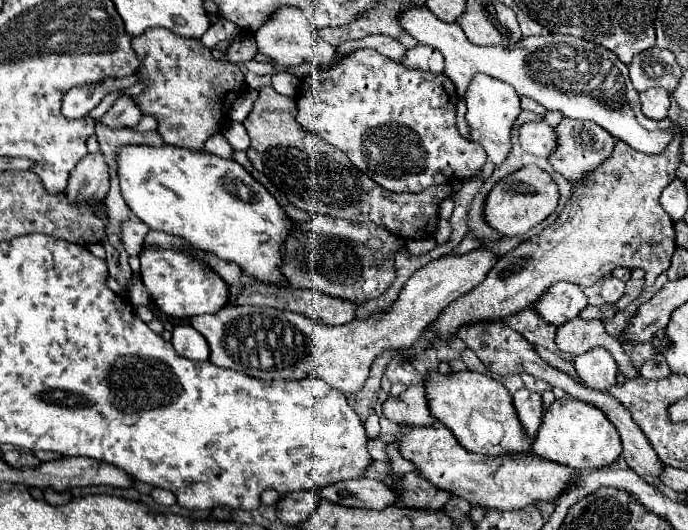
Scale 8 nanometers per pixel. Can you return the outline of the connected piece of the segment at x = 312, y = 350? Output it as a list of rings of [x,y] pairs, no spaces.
[[[487,248],[433,260],[407,280],[407,286],[403,286],[389,308],[361,320],[355,318],[345,326],[327,326],[291,310],[231,304],[217,314],[191,318],[191,326],[207,340],[211,350],[209,360],[215,366],[231,368],[259,380],[305,380],[315,376],[343,394],[353,394],[363,388],[377,356],[387,350],[399,352],[411,348],[447,304],[485,280],[495,260],[497,256]]]

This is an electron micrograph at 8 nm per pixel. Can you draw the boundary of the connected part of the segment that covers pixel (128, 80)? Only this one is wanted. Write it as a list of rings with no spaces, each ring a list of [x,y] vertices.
[[[132,75],[125,78],[105,78],[99,84],[73,88],[71,92],[67,92],[67,96],[61,104],[61,112],[65,118],[71,118],[71,120],[85,118],[93,108],[97,108],[97,104],[103,100],[105,94],[109,94],[113,90],[128,88],[139,81],[137,75]]]

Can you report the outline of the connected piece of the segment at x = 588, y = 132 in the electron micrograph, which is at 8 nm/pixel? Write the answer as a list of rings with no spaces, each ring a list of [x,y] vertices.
[[[563,118],[559,128],[555,128],[555,134],[557,134],[557,146],[549,156],[549,164],[553,166],[555,172],[559,172],[563,178],[571,182],[579,180],[585,172],[597,168],[603,160],[607,160],[607,156],[611,156],[611,150],[615,146],[615,138],[607,130],[583,120]]]

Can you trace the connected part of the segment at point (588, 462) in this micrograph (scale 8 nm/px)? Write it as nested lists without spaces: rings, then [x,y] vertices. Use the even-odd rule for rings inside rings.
[[[565,396],[545,408],[539,432],[533,440],[533,452],[539,458],[565,464],[575,470],[599,470],[611,466],[619,458],[621,438],[615,426],[611,426],[603,416],[603,412],[587,402],[571,400],[571,396]]]

